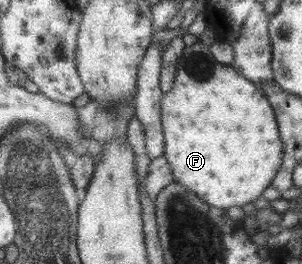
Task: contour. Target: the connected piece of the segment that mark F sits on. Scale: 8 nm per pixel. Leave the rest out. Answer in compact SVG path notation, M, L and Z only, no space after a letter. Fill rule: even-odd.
M199 39L186 46L179 55L175 80L172 88L162 93L160 106L164 138L162 155L171 168L175 183L201 197L209 206L220 209L251 203L270 186L283 157L273 108L259 87L235 72L231 65L217 62L210 47Z

